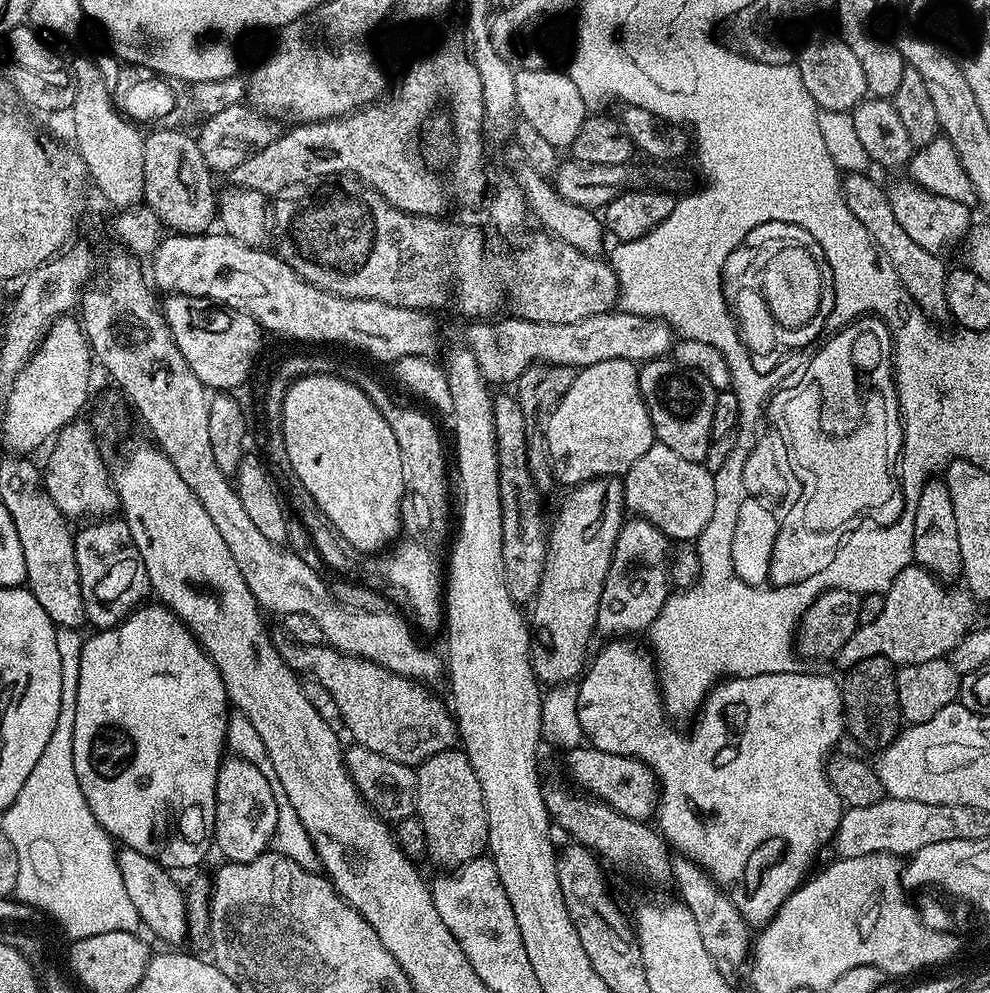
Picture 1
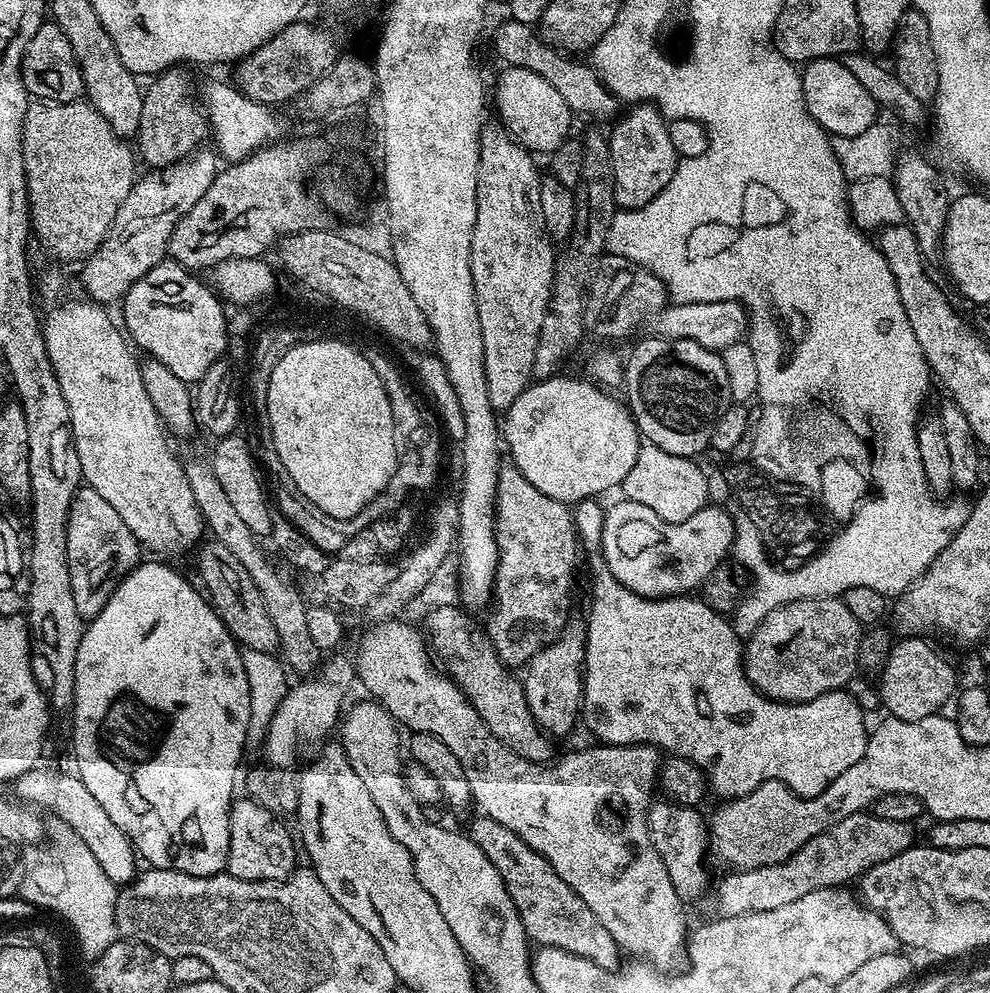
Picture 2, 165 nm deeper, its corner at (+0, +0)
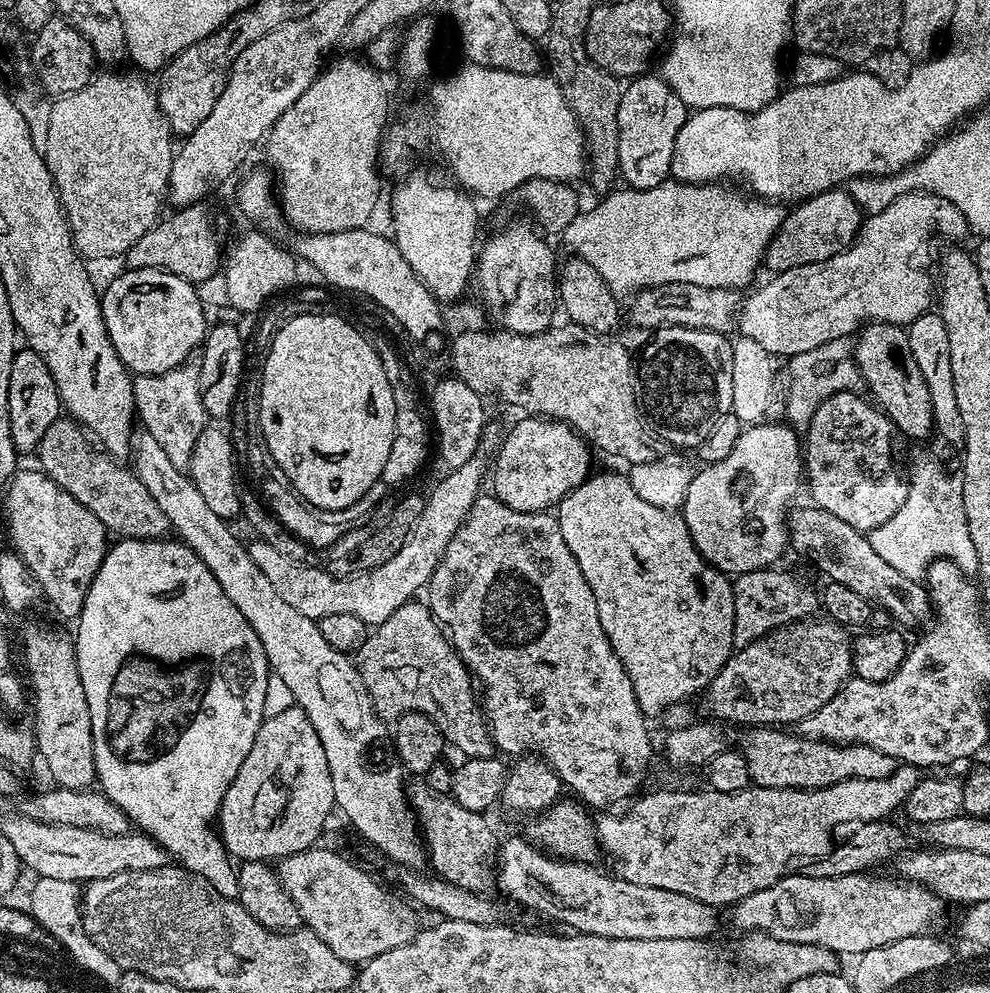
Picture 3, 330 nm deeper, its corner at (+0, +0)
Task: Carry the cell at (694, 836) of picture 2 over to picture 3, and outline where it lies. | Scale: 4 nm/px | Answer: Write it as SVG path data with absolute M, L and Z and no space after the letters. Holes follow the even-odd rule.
M482 494L474 502L474 506L470 506L470 514L464 519L462 527L454 534L454 538L450 538L450 546L446 546L444 557L428 579L427 592L426 603L432 617L447 632L468 671L481 685L485 684L485 688L482 688L484 719L488 721L492 741L501 753L509 752L512 758L525 754L543 756L547 764L556 771L561 785L565 789L573 788L577 792L575 795L593 809L607 809L615 805L612 804L615 800L631 801L643 789L640 787L648 776L648 763L652 760L652 740L648 737L647 726L644 725L646 714L638 706L630 674L626 674L618 654L614 654L610 640L606 638L606 630L602 630L602 622L598 619L598 602L594 602L594 590L586 586L586 578L582 575L578 562L574 562L574 554L570 554L566 538L562 538L560 521L555 515L548 512L516 512L502 503L496 495Z

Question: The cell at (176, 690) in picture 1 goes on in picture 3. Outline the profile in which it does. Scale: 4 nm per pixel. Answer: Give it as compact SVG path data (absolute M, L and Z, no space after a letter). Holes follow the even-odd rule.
M123 538L117 539L115 543L109 547L106 558L102 562L102 566L98 570L98 574L94 578L94 582L90 586L90 590L86 594L86 602L82 606L82 614L79 620L75 621L74 639L76 641L76 665L78 666L78 674L82 678L82 690L86 690L86 706L90 706L90 726L92 727L92 741L94 742L94 766L96 767L95 783L98 785L99 791L110 798L110 802L114 802L114 806L118 806L128 815L129 821L133 825L136 824L141 833L145 836L151 836L157 844L164 847L165 852L174 854L181 865L187 868L193 877L202 878L210 886L214 886L214 890L218 890L226 898L231 900L237 899L240 894L240 877L237 869L234 867L233 857L229 856L226 846L220 841L219 831L214 827L214 821L220 814L220 803L226 794L226 790L230 786L230 782L234 782L234 774L238 774L238 766L242 766L242 762L246 759L246 754L250 754L250 746L254 746L254 734L258 734L260 723L264 721L264 707L266 706L266 686L270 679L270 669L268 667L268 659L266 658L266 650L262 650L262 642L258 642L258 634L254 634L254 626L250 626L250 622L246 622L246 618L242 618L242 610L238 610L238 606L234 606L234 602L230 602L230 598L226 598L226 590L222 590L222 586L218 586L218 578L214 578L214 574L210 574L210 570L206 566L206 562L202 562L202 558L198 558L198 554L194 554L194 550L190 550L179 539L165 538L162 540L126 540Z

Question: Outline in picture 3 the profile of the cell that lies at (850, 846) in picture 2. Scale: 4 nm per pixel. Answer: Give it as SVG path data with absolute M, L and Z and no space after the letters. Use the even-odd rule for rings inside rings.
M525 837L510 838L505 843L501 843L498 850L497 859L497 872L496 882L497 885L516 901L522 905L532 908L554 920L558 920L560 923L570 927L571 931L578 933L579 935L596 936L596 937L608 937L608 938L637 938L643 941L658 941L661 938L690 938L691 940L708 940L711 937L711 932L716 928L716 912L717 909L713 905L706 902L698 902L698 898L690 898L687 894L674 894L674 890L661 890L658 887L652 886L638 886L636 883L626 882L624 879L610 875L609 876L594 868L595 865L585 861L570 861L562 860L550 855L537 848L533 843L530 843Z

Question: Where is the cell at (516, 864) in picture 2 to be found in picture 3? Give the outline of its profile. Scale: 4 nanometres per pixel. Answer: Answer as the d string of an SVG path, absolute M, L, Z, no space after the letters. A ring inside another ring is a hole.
M419 782L413 788L411 785L410 803L426 845L427 859L436 867L435 873L468 891L483 893L488 890L486 888L493 887L498 839L488 825L488 816L466 810L451 795L435 792L424 782Z

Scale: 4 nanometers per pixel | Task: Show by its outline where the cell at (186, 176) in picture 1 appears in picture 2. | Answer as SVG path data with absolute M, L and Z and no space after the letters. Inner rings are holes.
M177 66L161 72L149 83L153 83L149 88L147 85L143 89L142 122L138 122L134 140L138 145L139 159L143 163L145 160L148 166L177 164L178 161L185 160L205 143L204 135L207 132L209 135L208 117L198 103L197 89L194 84L192 88L191 78L183 71L183 67Z

